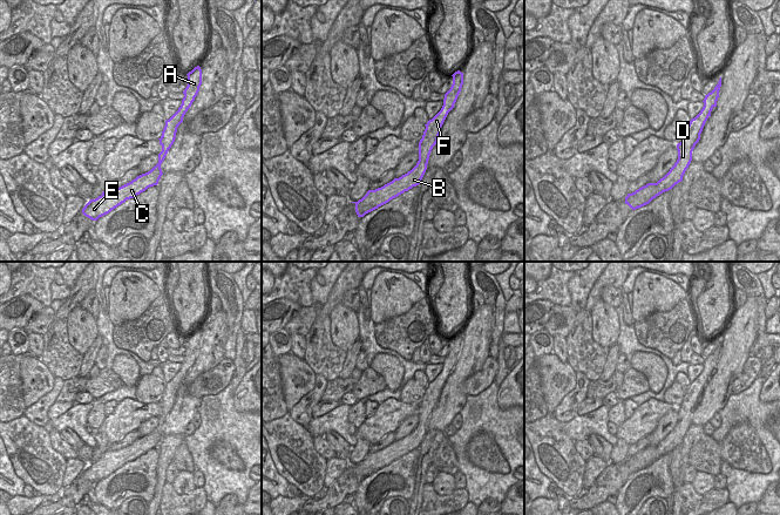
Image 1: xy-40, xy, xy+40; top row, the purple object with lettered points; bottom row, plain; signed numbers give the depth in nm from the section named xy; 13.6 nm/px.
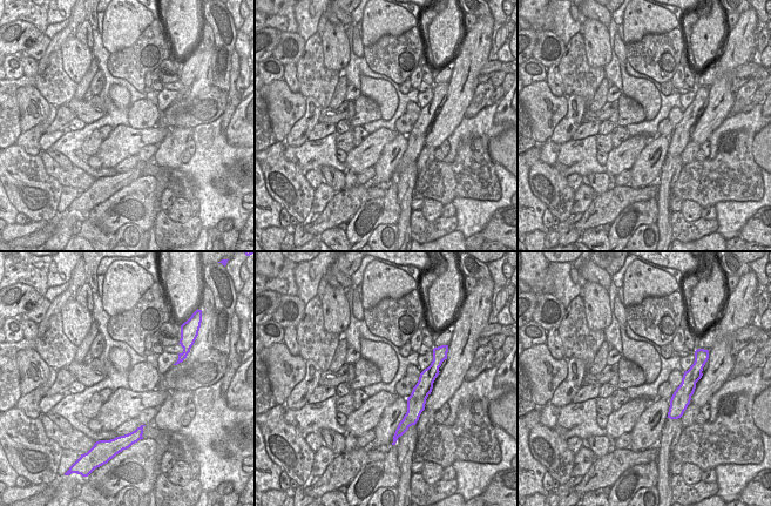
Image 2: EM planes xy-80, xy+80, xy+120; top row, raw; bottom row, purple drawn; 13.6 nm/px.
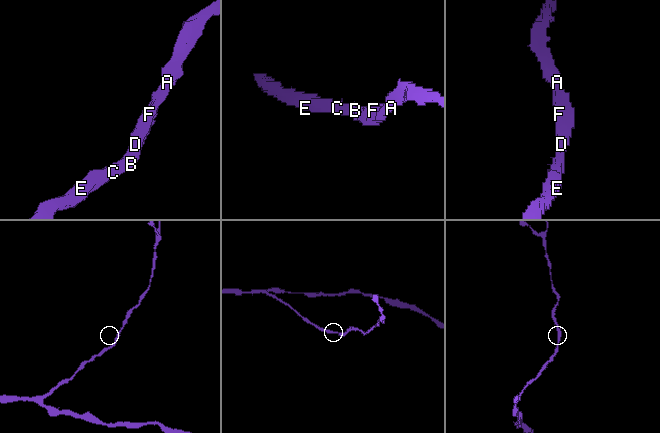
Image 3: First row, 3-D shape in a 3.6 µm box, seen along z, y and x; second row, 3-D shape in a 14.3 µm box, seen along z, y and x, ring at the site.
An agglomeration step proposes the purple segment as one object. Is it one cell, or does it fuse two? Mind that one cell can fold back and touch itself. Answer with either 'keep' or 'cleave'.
keep

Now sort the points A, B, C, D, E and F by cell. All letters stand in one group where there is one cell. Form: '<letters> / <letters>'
A B C D E F

